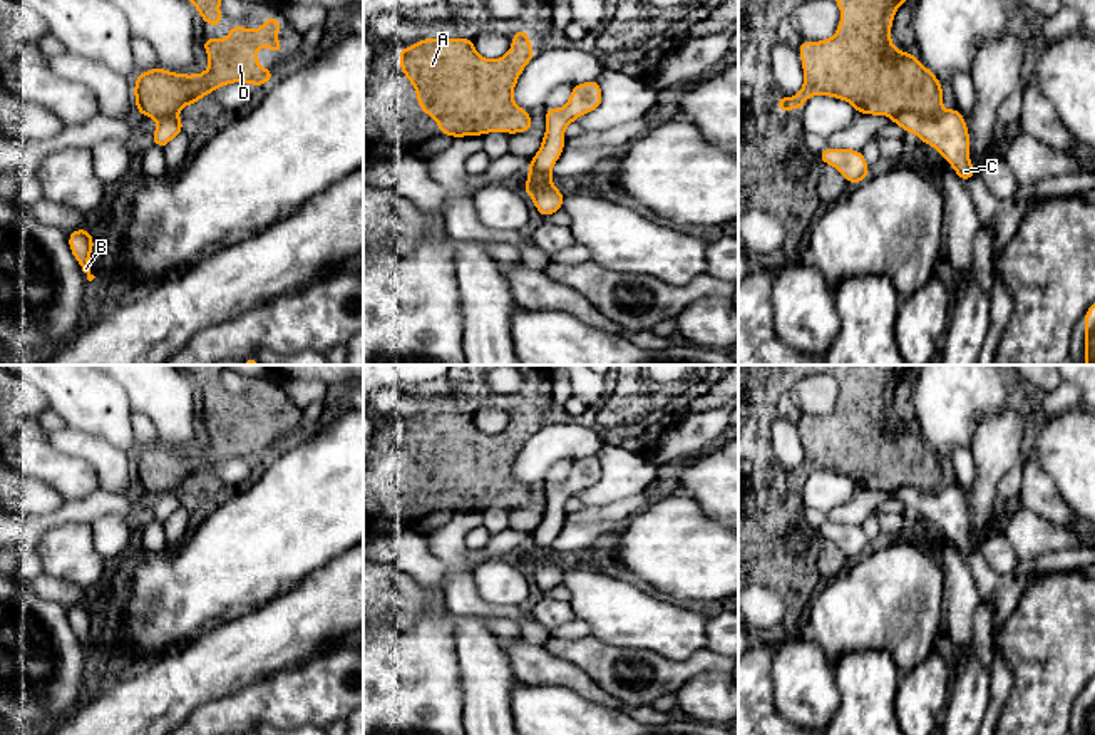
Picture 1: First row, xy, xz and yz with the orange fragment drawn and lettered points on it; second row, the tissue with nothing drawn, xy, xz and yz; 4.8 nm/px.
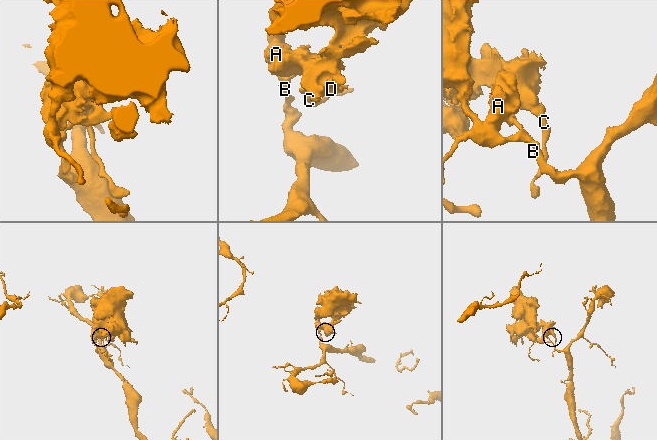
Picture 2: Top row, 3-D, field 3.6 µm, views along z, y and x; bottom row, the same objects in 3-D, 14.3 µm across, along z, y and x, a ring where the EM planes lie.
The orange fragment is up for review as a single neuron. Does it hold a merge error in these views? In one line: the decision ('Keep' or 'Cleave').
Cleave

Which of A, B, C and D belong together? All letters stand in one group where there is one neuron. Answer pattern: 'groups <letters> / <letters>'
groups A D / B C

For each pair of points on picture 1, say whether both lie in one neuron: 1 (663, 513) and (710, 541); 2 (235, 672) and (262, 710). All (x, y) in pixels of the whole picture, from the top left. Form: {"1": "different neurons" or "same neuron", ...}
{"1": "same neuron", "2": "different neurons"}

